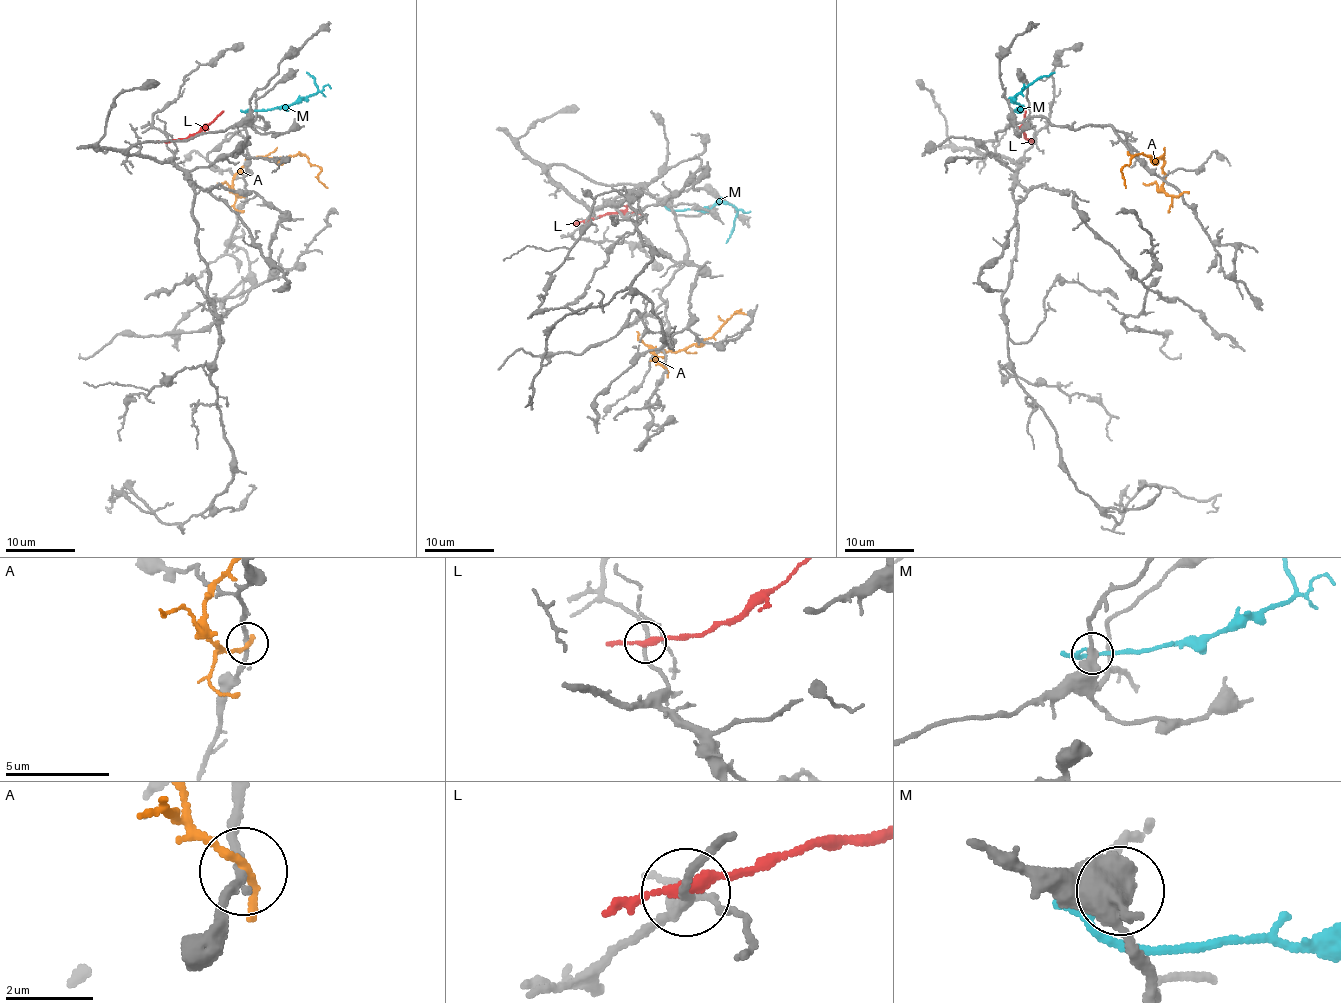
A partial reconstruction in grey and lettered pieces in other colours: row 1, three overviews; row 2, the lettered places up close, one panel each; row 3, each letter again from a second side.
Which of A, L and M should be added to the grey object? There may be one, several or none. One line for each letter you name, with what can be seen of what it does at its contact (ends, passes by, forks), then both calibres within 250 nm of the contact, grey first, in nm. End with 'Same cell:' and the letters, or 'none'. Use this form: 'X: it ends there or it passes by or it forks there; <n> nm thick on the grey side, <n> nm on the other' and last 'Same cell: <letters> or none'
Same cell: none

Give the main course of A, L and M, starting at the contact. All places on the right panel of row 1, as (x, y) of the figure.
A: (1181, 194), (1174, 196), (1162, 189), (1162, 156), (1136, 154), (1122, 168), (1126, 187)
L: (1032, 141), (1025, 135), (1025, 111)
M: (1013, 111), (1022, 111), (1013, 99), (1055, 71)

